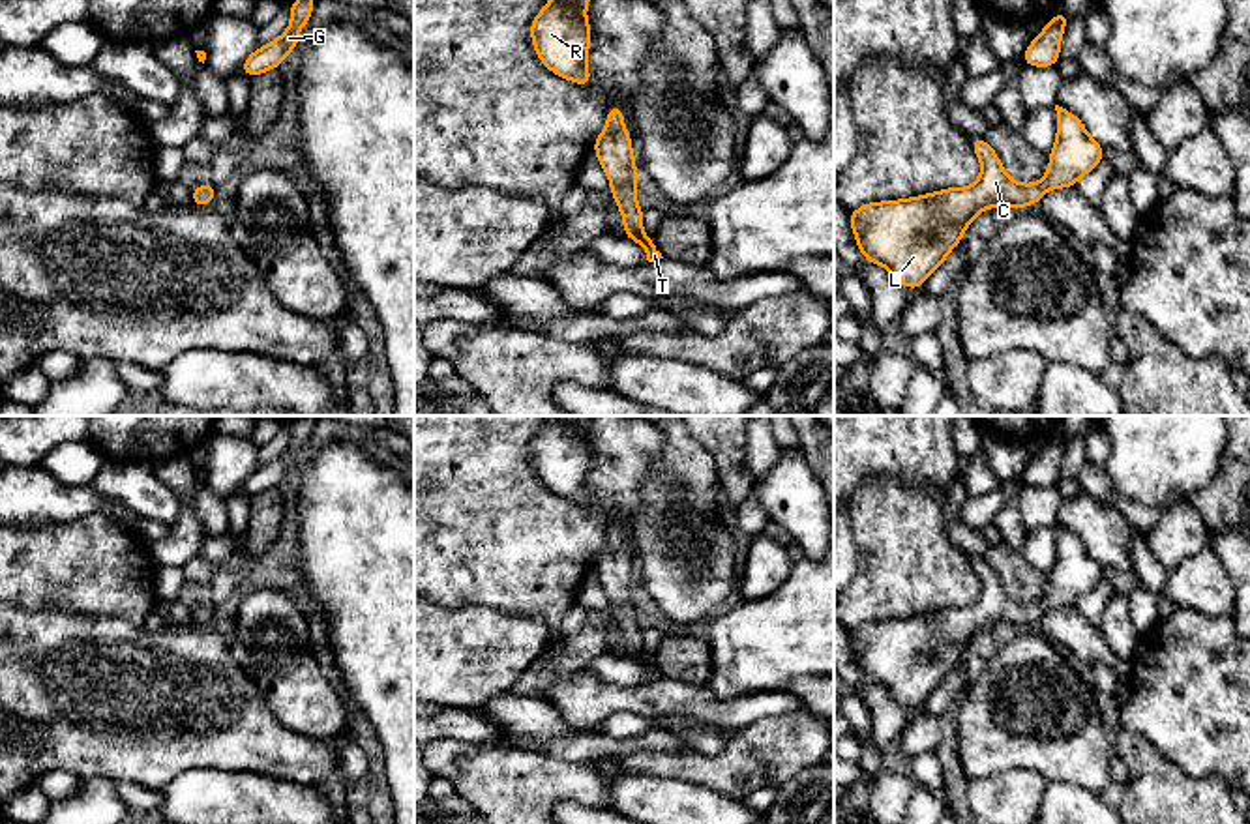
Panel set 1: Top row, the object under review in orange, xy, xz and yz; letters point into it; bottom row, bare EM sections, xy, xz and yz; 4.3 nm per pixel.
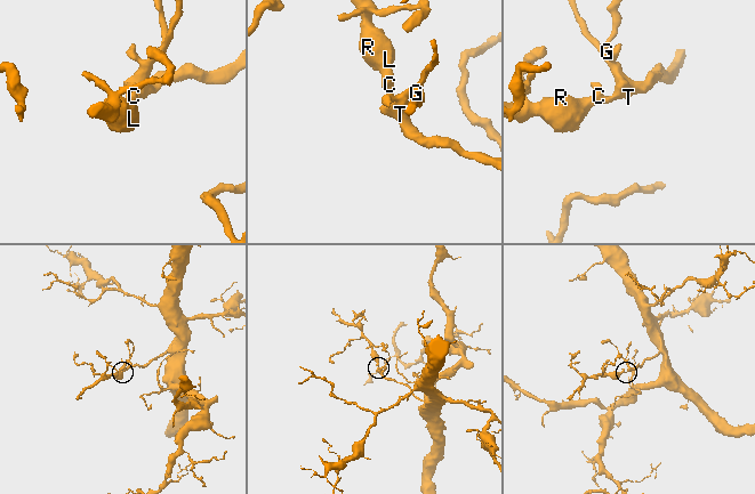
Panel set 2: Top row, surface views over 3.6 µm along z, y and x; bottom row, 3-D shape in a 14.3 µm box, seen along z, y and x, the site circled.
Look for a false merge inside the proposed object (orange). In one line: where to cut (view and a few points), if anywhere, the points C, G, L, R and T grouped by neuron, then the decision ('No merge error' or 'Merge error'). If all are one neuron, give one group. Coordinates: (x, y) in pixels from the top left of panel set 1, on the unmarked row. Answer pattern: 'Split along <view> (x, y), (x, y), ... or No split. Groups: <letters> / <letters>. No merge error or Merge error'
No split. Groups: C G L R T. No merge error

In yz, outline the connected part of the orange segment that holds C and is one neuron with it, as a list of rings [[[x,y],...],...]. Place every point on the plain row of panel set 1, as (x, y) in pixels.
[[[1059,524],[1055,530],[1057,558],[1040,601],[1023,605],[1012,599],[997,571],[982,556],[973,556],[971,567],[982,582],[975,605],[868,622],[849,631],[862,676],[885,685],[900,704],[916,710],[946,680],[980,631],[993,625],[1021,629],[1038,624],[1046,611],[1074,607],[1104,579],[1104,567],[1076,534]]]

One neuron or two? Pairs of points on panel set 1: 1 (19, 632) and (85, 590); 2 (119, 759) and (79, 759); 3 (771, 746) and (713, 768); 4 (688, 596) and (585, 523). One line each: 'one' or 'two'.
1: two
2: one
3: one
4: two

